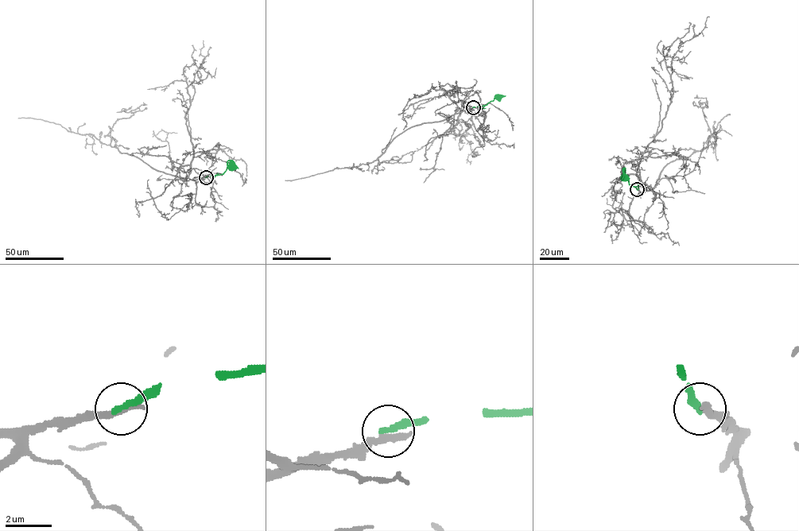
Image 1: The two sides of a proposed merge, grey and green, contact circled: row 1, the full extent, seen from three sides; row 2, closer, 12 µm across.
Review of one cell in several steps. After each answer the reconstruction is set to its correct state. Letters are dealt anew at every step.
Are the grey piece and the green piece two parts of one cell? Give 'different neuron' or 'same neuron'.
different neuron

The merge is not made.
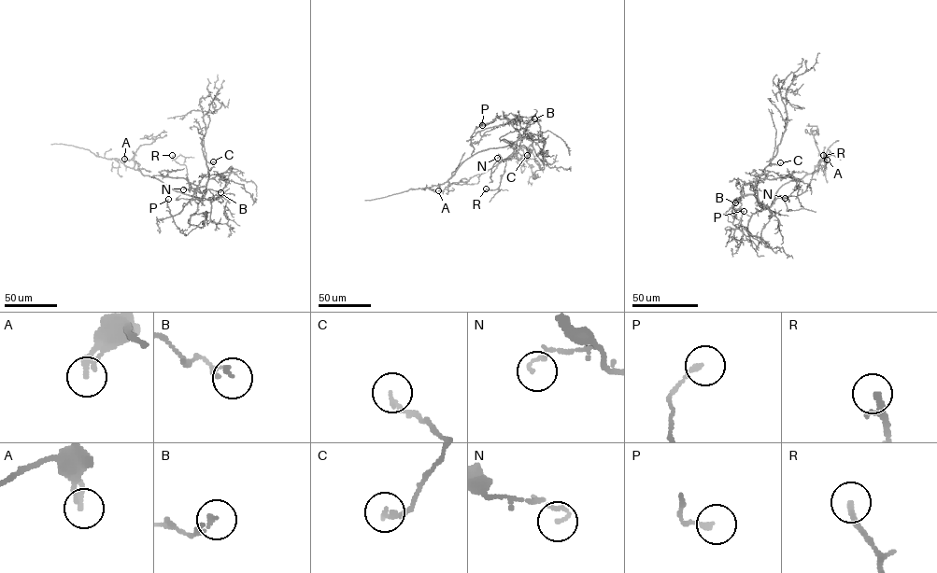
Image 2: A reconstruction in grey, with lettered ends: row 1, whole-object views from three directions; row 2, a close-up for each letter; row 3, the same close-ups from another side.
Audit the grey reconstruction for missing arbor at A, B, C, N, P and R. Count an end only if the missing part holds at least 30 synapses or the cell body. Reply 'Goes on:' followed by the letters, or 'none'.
Goes on: R

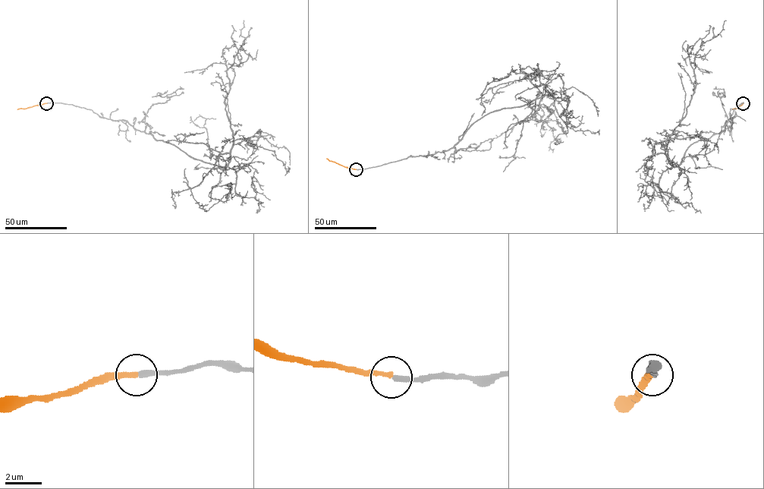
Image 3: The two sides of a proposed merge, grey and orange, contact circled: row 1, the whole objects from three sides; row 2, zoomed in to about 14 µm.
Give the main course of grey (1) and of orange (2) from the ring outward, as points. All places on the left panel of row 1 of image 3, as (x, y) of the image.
1: (46, 103), (125, 121), (194, 158), (225, 166), (234, 140), (225, 109), (227, 70), (243, 42), (243, 20)
2: (46, 103), (17, 109)

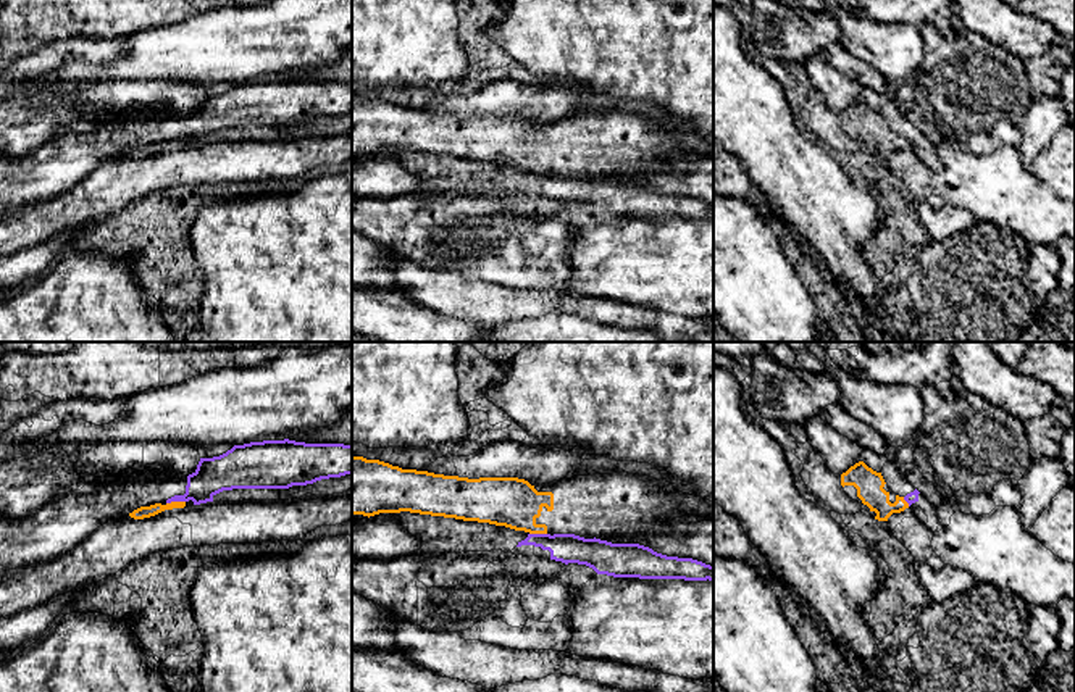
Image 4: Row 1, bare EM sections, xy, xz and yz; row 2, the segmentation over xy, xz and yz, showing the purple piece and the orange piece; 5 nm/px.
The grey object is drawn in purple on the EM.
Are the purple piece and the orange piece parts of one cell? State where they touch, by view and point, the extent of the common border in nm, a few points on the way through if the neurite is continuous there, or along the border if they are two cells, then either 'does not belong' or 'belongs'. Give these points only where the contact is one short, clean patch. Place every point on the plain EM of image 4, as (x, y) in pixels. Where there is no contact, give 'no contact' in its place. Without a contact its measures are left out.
contact xy (175, 139); length 100 nm; border xy (184, 139), (167, 142); does not belong

